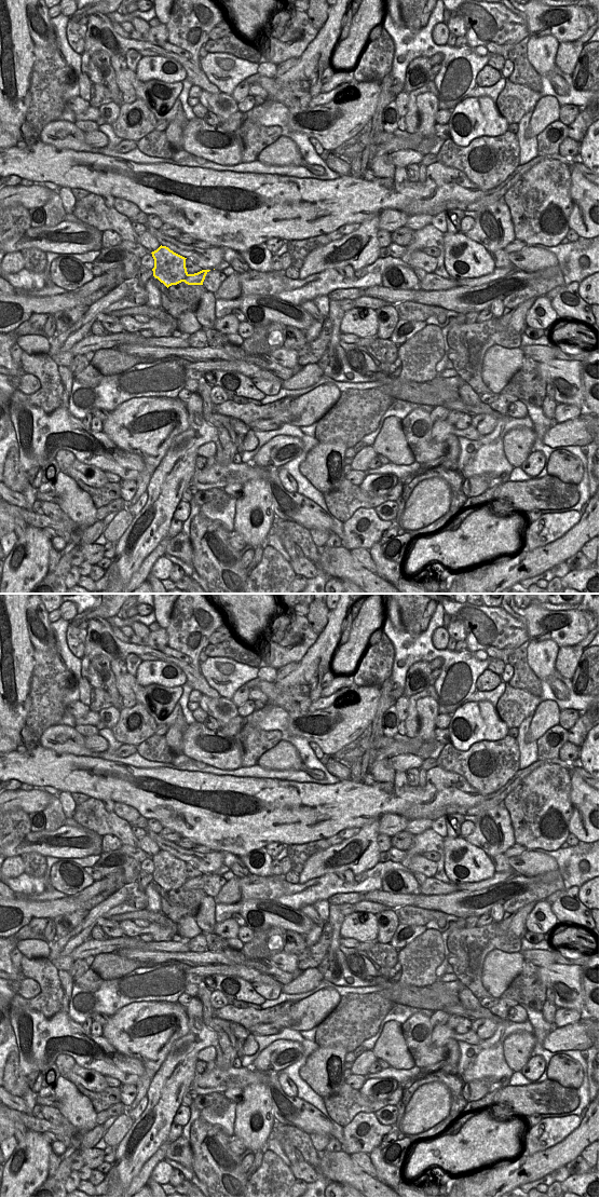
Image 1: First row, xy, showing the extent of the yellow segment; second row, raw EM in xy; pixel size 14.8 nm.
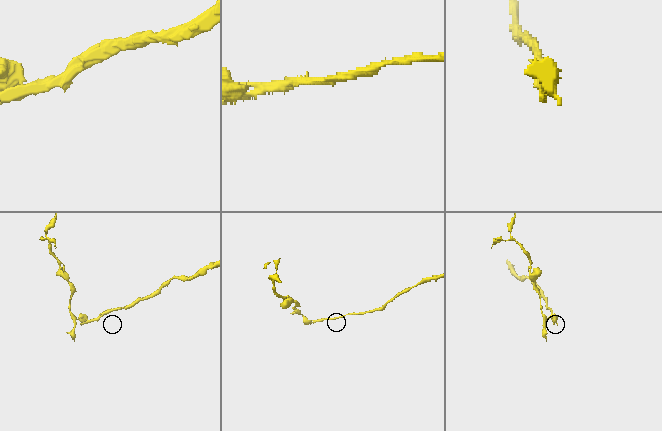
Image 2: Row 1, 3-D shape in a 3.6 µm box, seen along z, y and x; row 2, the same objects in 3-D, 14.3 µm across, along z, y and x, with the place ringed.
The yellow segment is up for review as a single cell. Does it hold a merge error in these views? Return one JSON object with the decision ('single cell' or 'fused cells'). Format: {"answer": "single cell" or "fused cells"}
{"answer": "fused cells"}

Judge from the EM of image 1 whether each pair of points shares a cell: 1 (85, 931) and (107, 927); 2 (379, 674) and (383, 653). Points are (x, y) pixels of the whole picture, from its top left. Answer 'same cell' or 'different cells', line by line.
1: different cells
2: same cell

